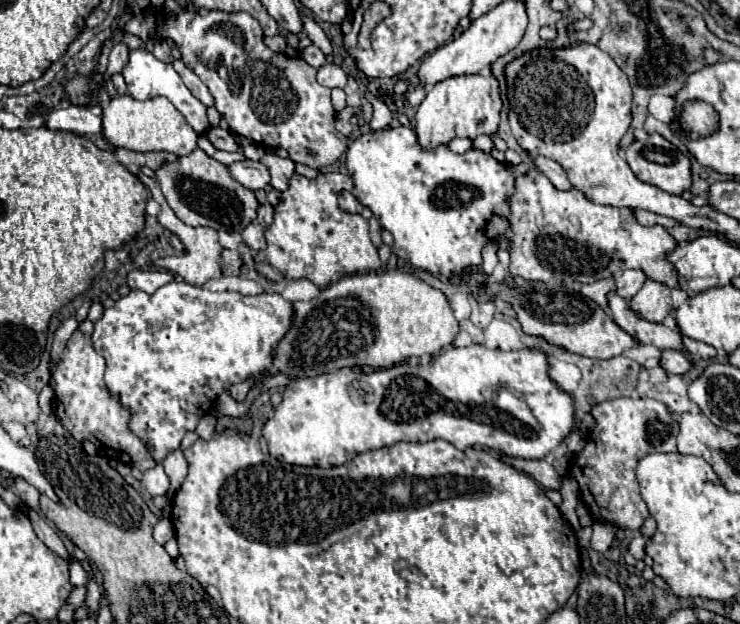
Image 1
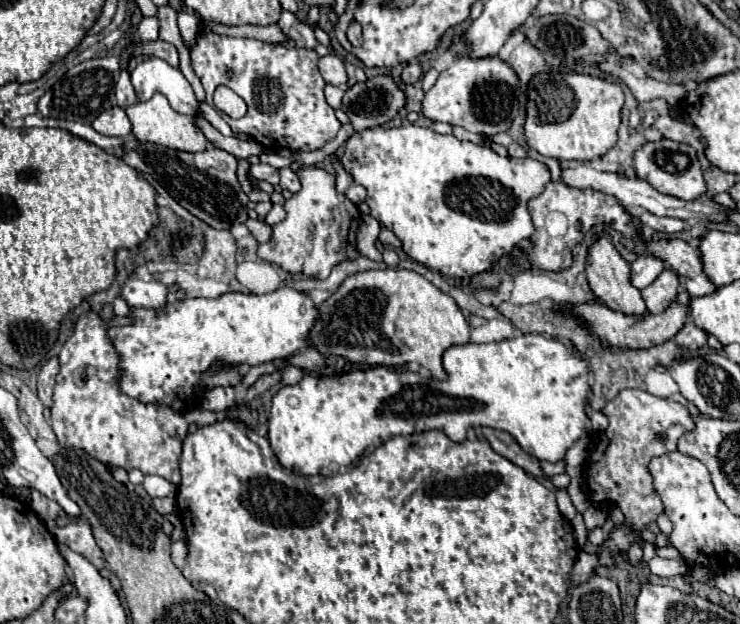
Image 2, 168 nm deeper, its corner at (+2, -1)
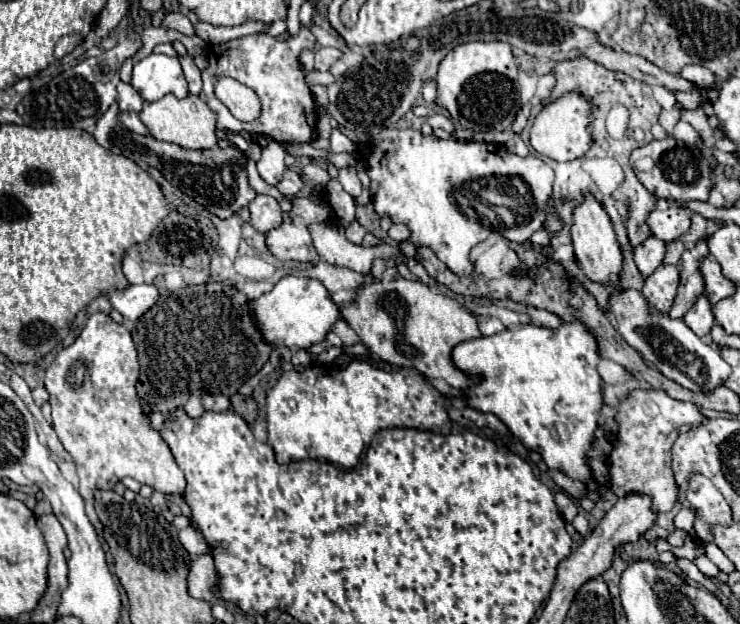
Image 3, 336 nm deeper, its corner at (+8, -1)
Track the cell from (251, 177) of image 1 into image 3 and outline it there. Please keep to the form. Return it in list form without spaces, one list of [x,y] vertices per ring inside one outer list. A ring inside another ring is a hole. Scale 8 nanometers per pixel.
[[[272,141],[272,143],[268,143],[268,145],[264,147],[262,157],[260,157],[260,161],[256,163],[256,167],[258,167],[260,177],[262,177],[266,183],[276,185],[276,183],[282,179],[282,173],[284,173],[284,169],[286,169],[286,165],[284,165],[284,155],[286,155],[286,153],[284,153],[282,145],[276,143],[276,141]]]

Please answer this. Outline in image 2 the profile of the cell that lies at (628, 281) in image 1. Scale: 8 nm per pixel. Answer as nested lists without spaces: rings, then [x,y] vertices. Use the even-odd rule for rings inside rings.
[[[640,255],[632,263],[632,285],[638,287],[638,289],[644,289],[662,271],[664,271],[664,263],[660,259],[654,259],[654,255]]]

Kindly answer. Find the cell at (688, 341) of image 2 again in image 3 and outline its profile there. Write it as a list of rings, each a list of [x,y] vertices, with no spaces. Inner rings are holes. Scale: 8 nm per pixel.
[[[700,295],[700,299],[688,309],[688,313],[684,315],[684,323],[698,335],[698,337],[706,337],[714,325],[712,319],[712,305],[708,301],[706,295]]]

